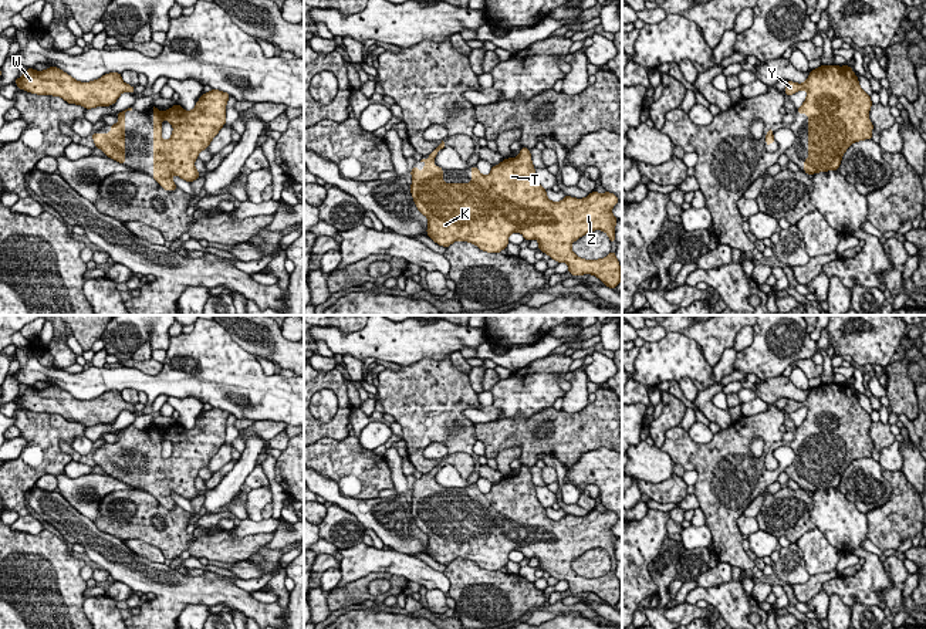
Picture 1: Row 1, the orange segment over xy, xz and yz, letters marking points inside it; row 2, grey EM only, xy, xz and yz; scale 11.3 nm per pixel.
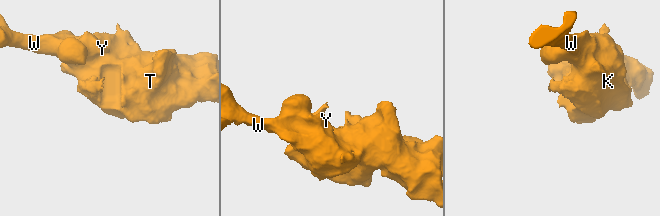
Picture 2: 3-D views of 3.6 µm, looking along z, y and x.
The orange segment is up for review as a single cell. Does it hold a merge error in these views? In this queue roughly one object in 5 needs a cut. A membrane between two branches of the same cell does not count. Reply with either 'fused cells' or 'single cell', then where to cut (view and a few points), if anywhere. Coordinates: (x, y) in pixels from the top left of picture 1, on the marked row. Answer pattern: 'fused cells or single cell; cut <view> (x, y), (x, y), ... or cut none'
single cell; cut none

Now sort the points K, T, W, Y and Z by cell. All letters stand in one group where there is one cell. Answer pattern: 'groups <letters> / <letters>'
groups K T W Y Z

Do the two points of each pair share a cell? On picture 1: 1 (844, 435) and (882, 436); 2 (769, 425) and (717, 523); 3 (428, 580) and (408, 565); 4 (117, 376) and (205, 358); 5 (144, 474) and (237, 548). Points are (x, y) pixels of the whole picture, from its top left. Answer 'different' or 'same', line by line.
1: different
2: same
3: same
4: same
5: different

